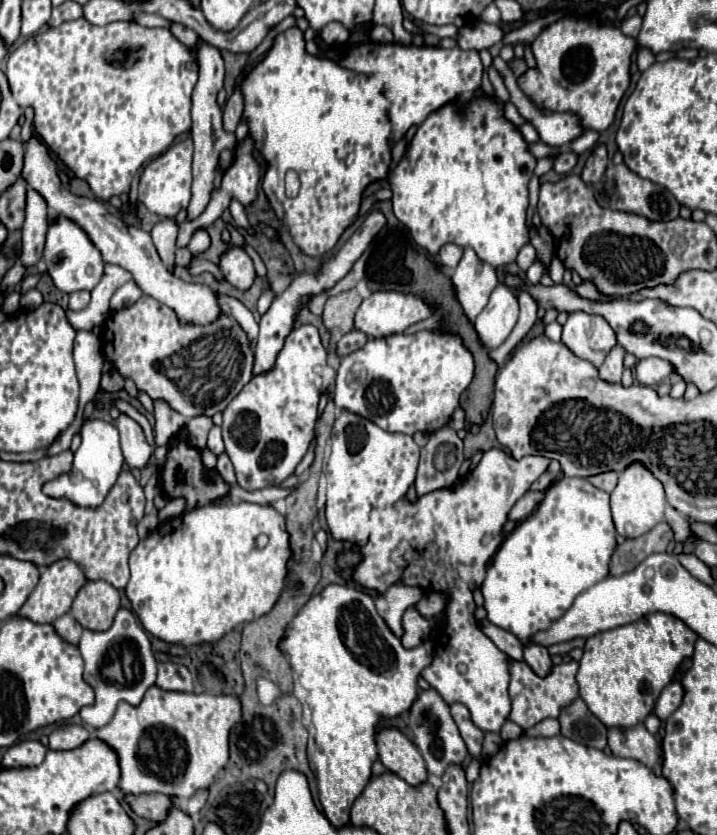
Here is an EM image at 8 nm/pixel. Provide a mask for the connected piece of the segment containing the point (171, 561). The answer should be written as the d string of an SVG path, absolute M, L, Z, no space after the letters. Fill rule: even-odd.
M238 502L196 508L194 512L180 516L176 524L174 518L160 524L146 540L142 540L134 548L134 552L130 554L132 576L126 596L130 598L132 610L138 614L142 626L152 636L182 646L216 642L236 624L260 618L276 606L286 586L290 556L292 548L290 534L286 530L286 518L272 506ZM260 534L266 534L270 538L264 548L256 546L256 538Z

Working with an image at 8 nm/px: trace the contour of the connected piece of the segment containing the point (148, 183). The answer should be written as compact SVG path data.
M186 138L170 146L164 154L150 160L142 170L138 184L138 200L154 214L172 218L184 210L190 202L190 184L192 184L192 140Z

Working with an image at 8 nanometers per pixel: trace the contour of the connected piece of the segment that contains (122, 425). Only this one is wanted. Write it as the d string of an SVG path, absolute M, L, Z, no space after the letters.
M120 414L116 420L116 428L120 432L120 444L126 464L130 468L144 468L152 454L152 446L148 444L142 426L128 414Z

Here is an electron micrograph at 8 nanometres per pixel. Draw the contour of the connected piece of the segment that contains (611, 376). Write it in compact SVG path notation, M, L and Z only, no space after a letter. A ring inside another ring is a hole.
M614 346L610 350L610 354L606 356L604 364L600 366L600 378L604 382L612 382L612 384L618 384L620 378L622 378L622 360L624 360L624 348L622 346Z

